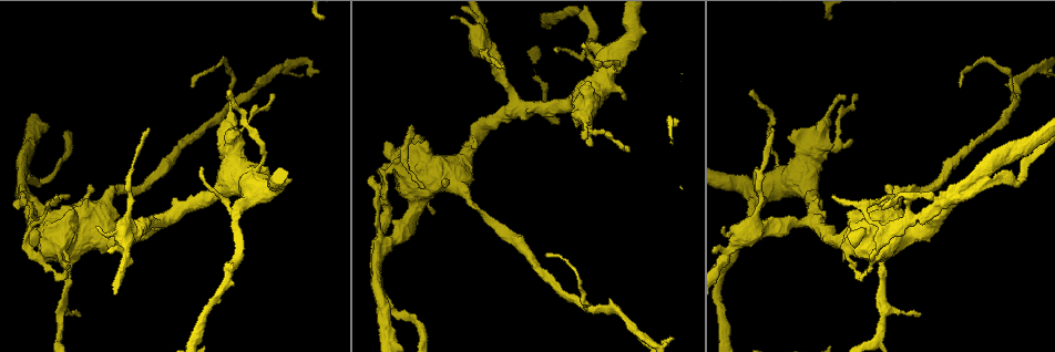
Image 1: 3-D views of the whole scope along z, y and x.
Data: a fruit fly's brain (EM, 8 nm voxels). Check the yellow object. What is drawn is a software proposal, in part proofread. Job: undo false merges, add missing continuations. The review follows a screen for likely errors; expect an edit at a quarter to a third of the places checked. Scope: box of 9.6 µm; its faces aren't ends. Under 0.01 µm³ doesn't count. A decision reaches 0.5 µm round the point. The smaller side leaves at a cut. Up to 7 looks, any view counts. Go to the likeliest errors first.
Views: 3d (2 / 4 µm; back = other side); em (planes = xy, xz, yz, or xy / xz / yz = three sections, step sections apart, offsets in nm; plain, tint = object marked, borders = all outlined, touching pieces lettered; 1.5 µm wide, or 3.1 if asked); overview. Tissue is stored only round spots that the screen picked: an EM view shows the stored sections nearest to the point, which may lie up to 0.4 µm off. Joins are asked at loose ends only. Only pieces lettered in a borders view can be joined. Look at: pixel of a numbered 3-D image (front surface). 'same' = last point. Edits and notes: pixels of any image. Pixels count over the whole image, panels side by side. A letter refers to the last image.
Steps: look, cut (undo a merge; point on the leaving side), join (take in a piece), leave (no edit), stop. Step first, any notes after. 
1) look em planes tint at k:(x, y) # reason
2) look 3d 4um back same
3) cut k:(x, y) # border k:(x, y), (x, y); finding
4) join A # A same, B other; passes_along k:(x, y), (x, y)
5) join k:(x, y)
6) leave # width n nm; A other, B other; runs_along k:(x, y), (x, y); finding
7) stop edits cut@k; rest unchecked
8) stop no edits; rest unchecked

look 3d 4um at 1:(127, 253) # side arm on a straight run

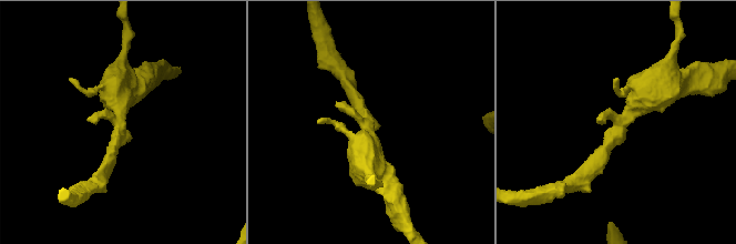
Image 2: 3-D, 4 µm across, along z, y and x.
look em planes tint at 2:(365, 127) # need the tissue

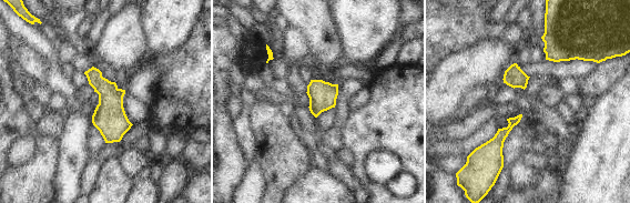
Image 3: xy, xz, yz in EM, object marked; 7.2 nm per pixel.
look em planes borders same # what lies round it

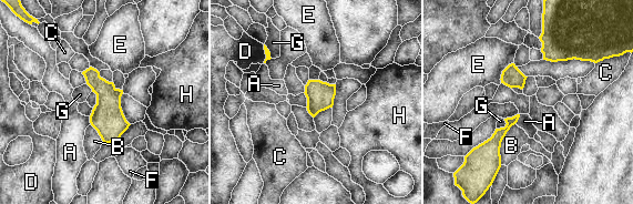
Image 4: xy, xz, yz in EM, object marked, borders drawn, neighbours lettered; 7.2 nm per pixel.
leave # A other, B other, C other, D other, E other, F other, G other, H other; border 4:(504, 119), (506, 124), (497, 129); all the same cell

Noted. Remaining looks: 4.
look em planes tint at 1:(588, 309)

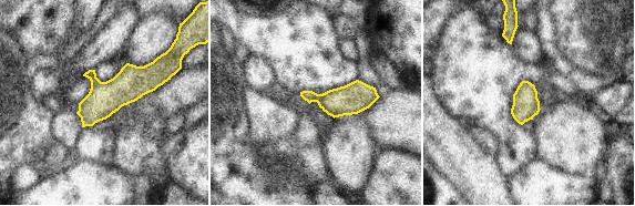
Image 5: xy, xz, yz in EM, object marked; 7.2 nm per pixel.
look em planes borders same # see the neighbours

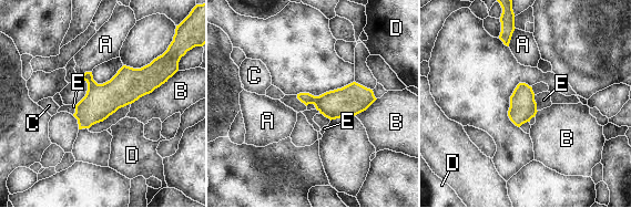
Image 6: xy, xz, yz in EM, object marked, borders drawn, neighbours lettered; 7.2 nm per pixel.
leave # longest_contact B 360 nm; A other, B other, C other, D other, E other; runs_along 6:(162, 79), (129, 84), (81, 125); one cell here

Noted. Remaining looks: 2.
look em xz step 8 tint at 1:(857, 275)

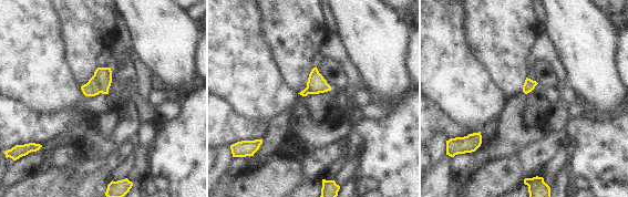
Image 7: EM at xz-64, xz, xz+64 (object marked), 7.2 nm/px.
look em yz step 8 borders same

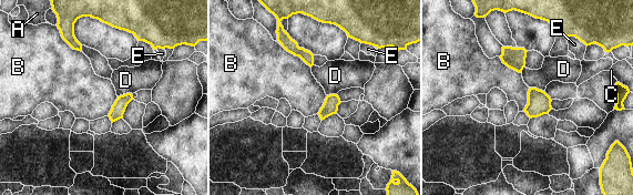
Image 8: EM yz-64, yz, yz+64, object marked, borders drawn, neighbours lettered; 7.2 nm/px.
cut 8:(507, 60) # longest_contact B 280 nm; A other, B other, C other, D other, E other; border 8:(502, 52), (508, 54), (522, 69); a second cell is stuck on

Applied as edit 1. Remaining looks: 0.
stop edits cut@8; rest unchecked

